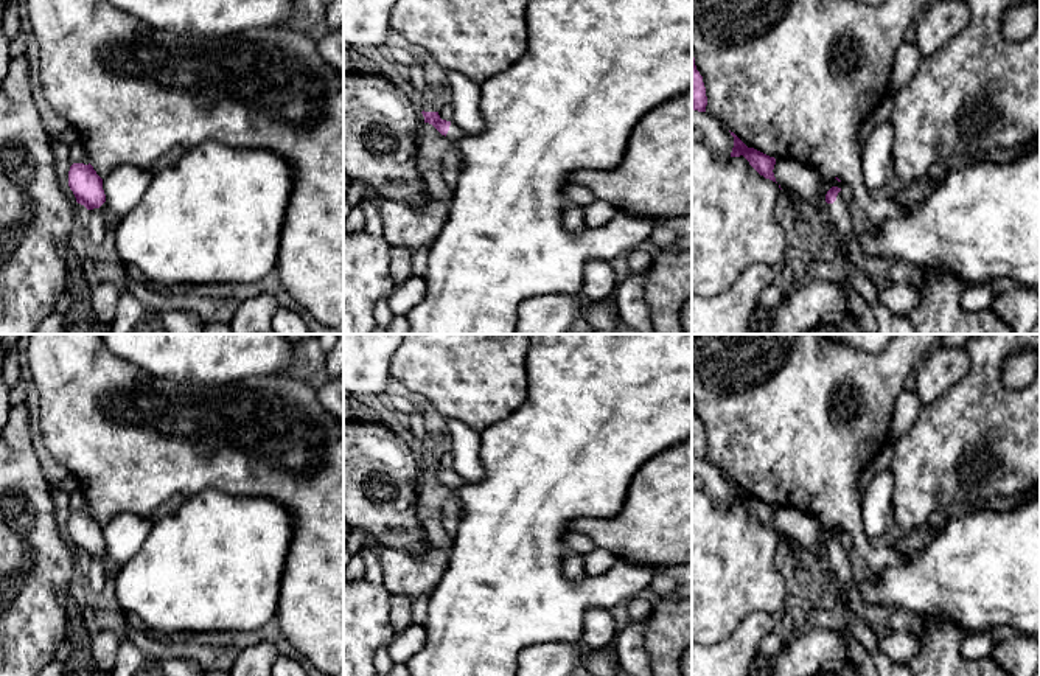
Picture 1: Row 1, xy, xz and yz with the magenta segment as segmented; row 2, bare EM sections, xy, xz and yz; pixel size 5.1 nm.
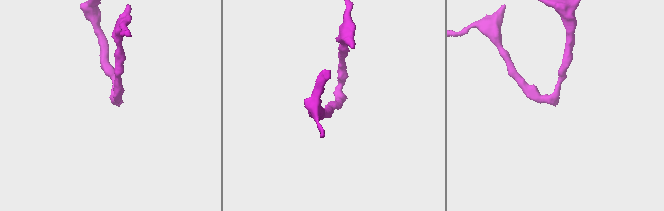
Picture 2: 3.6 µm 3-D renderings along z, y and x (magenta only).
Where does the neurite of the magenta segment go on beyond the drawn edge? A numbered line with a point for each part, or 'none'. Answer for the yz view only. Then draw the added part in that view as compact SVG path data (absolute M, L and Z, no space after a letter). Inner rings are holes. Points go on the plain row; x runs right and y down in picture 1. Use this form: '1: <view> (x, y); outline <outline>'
1: yz (838, 560); outline M843 539L838 541L836 549L833 552L827 552L827 558L829 558L830 569L833 575L838 578L839 587L847 598L847 591L852 580L852 570L847 556L847 549Z

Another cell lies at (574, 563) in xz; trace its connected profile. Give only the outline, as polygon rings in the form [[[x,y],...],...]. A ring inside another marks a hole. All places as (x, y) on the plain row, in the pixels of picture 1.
[[[567,552],[563,561],[563,573],[569,581],[578,581],[585,578],[588,575],[585,570],[585,556]]]

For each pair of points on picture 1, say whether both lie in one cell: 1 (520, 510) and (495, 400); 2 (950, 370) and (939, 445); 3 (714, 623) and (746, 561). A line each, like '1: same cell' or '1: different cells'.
1: different cells
2: different cells
3: same cell

